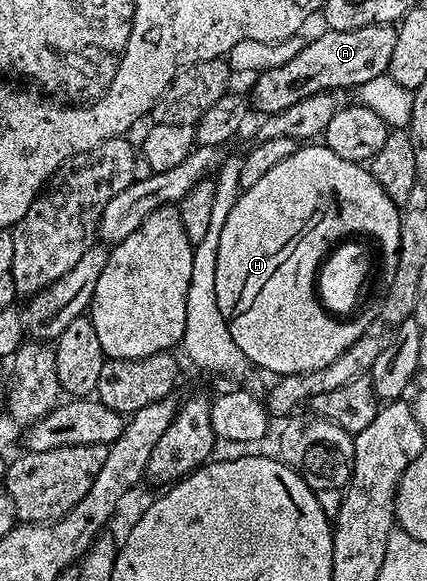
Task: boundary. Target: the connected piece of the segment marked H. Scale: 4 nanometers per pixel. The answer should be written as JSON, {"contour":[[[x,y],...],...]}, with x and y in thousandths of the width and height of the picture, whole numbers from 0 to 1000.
{"contour":[[[754,246],[712,248],[677,274],[658,274],[658,281],[649,281],[649,287],[637,287],[623,301],[611,301],[611,308],[602,308],[602,315],[593,315],[593,322],[562,330],[546,363],[536,363],[536,377],[527,377],[527,391],[518,391],[518,418],[508,418],[508,528],[518,528],[518,542],[527,542],[527,556],[536,563],[536,577],[546,577],[546,590],[555,590],[555,597],[564,597],[564,604],[574,604],[574,611],[600,635],[625,645],[632,642],[670,645],[747,639],[752,632],[770,632],[770,625],[780,625],[780,618],[789,618],[789,611],[799,611],[799,604],[817,599],[850,575],[855,559],[848,551],[843,554],[838,549],[792,552],[761,540],[749,530],[740,530],[738,518],[731,518],[731,465],[749,439],[761,439],[768,427],[778,423],[778,417],[785,417],[796,403],[817,399],[881,403],[897,413],[902,427],[916,437],[932,437],[939,418],[937,365],[937,355],[920,351],[911,336],[902,336],[892,315],[883,315],[883,308],[874,308],[869,293],[857,282],[799,274],[799,267],[789,267],[773,253]]]}

